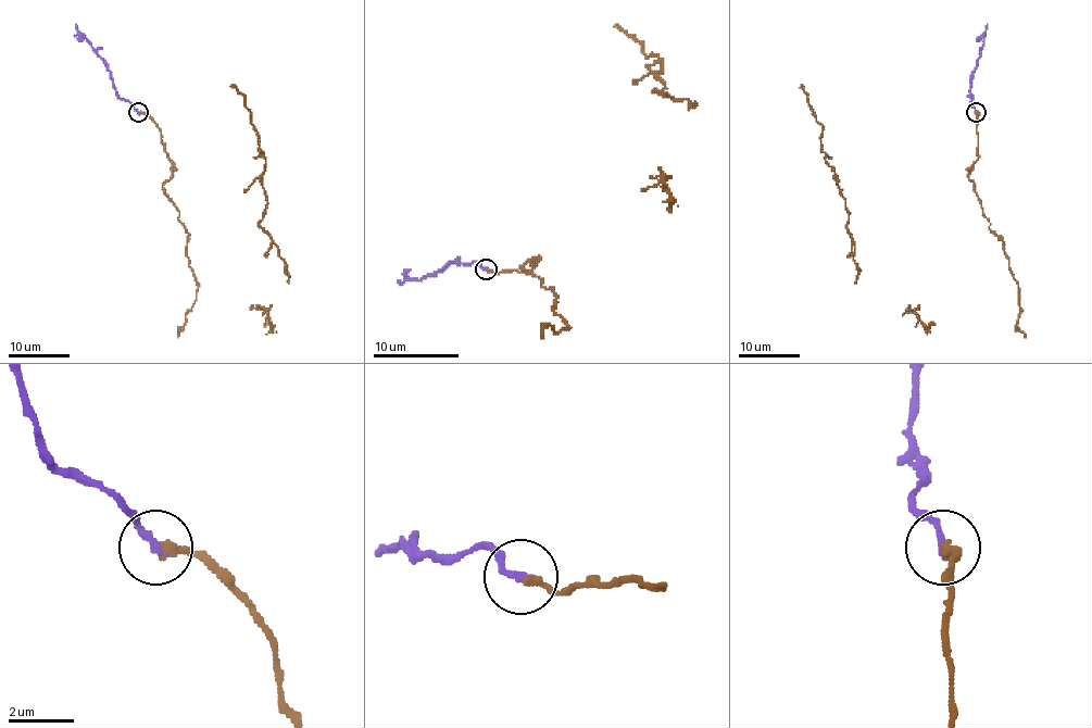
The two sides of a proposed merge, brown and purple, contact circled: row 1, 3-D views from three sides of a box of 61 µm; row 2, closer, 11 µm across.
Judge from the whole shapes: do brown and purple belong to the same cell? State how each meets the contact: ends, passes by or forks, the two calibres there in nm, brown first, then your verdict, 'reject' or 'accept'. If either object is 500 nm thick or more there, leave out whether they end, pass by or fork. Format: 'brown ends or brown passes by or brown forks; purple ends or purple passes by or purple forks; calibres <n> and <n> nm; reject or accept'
brown ends; purple ends; calibres 280 and 220 nm; accept

